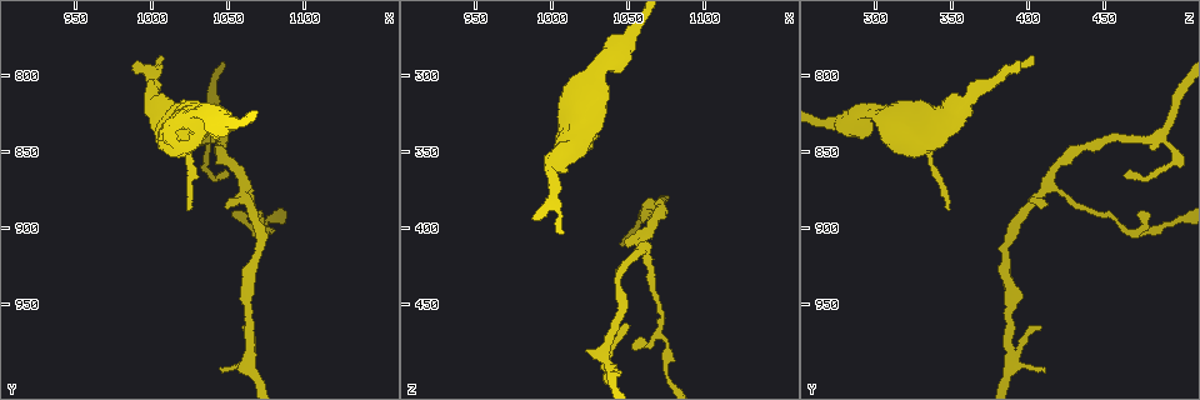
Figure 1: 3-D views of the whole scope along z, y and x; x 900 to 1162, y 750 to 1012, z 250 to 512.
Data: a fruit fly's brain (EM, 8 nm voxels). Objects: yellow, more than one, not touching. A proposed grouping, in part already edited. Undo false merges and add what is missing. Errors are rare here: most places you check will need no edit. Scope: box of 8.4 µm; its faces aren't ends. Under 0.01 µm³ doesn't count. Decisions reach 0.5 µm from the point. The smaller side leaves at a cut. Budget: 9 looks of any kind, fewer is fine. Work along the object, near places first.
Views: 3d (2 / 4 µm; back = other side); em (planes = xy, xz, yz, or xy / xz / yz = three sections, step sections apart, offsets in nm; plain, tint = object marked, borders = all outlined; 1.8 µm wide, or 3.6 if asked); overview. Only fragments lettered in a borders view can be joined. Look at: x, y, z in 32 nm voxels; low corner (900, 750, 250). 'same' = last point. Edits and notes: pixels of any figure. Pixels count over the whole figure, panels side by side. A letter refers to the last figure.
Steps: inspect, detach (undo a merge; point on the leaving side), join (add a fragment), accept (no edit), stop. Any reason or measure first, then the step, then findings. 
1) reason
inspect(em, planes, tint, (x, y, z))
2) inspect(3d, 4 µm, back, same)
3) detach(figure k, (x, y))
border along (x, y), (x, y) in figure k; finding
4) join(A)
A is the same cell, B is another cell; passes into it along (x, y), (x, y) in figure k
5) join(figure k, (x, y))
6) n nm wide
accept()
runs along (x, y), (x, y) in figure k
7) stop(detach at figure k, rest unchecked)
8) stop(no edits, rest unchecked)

an open end
inspect(em, xz, step 16, tint, (1060, 968, 406))

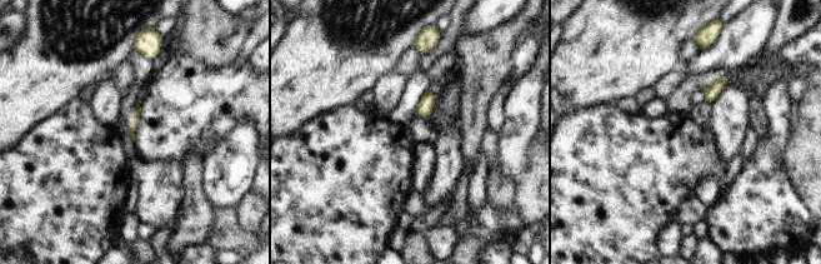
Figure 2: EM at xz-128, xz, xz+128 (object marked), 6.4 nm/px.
another direction
inspect(em, planes, borders, same)

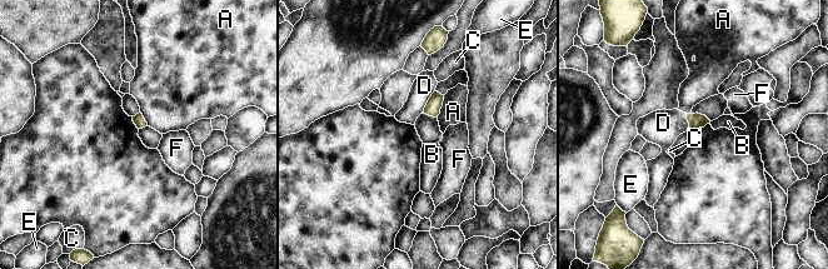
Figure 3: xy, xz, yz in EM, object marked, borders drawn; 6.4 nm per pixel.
accept()
A, B, C, D, E and F are other cells; no lettered fragment goes on from it

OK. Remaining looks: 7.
branch stops here
inspect(3d, 2 µm, back, (1026, 886, 348))

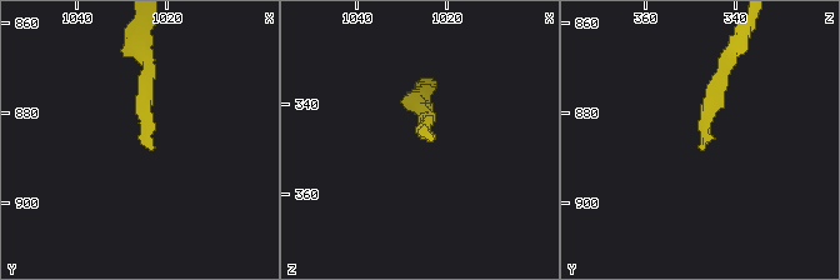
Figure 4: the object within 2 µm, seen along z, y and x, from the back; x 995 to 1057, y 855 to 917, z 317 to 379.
shape alone is not enough
inspect(em, yz, step 8, tint, (1024, 887, 349))

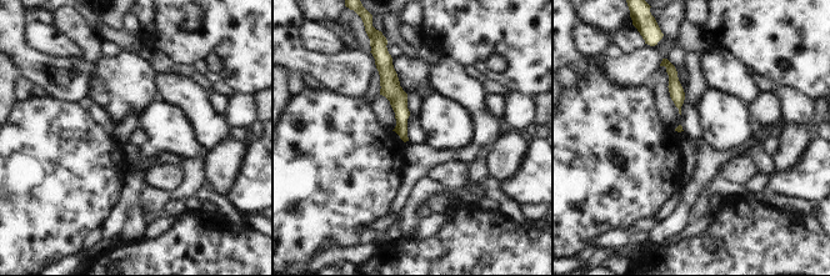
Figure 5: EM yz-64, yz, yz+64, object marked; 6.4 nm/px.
cut it another way
inspect(em, planes, borders, same)

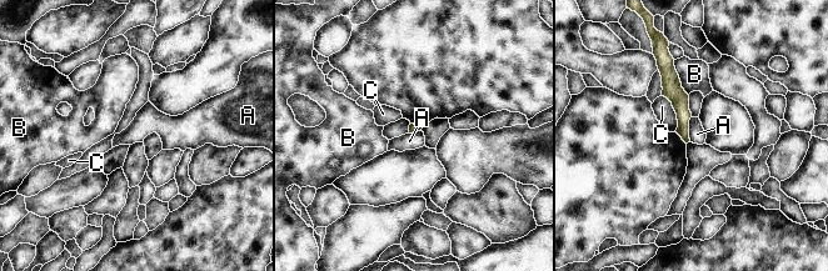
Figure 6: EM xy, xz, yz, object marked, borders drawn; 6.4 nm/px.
accept()
A, B and C are other cells; border along (691, 116), (689, 141) in figure 6; none of them fits

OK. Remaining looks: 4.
branch stops here
inspect(3d, 4 µm, back, (990, 792, 394))

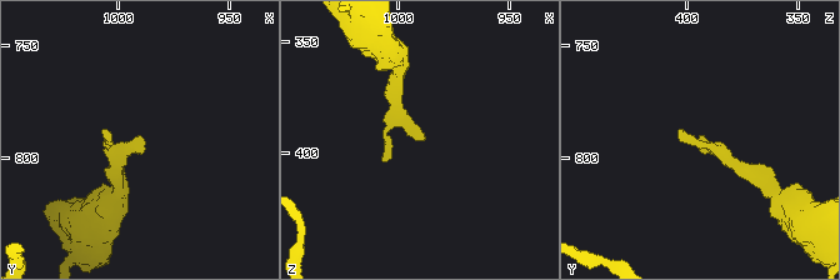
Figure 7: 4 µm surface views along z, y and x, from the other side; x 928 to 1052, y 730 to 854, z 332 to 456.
shape alone is not enough
inspect(em, yz, step 4, borders, (990, 791, 396))

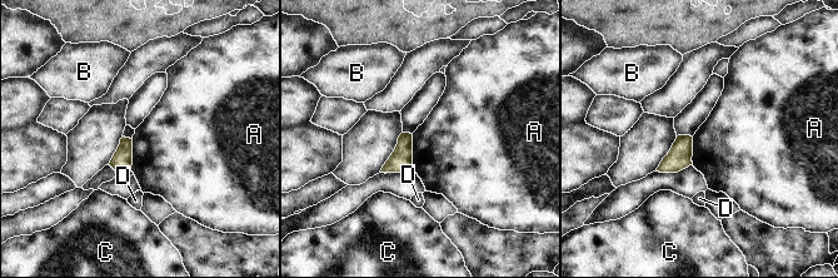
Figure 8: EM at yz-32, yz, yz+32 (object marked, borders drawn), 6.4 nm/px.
accept()
A, B, C and D are other cells; no lettered fragment goes on from it

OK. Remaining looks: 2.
stop(no edits, rest unchecked)

